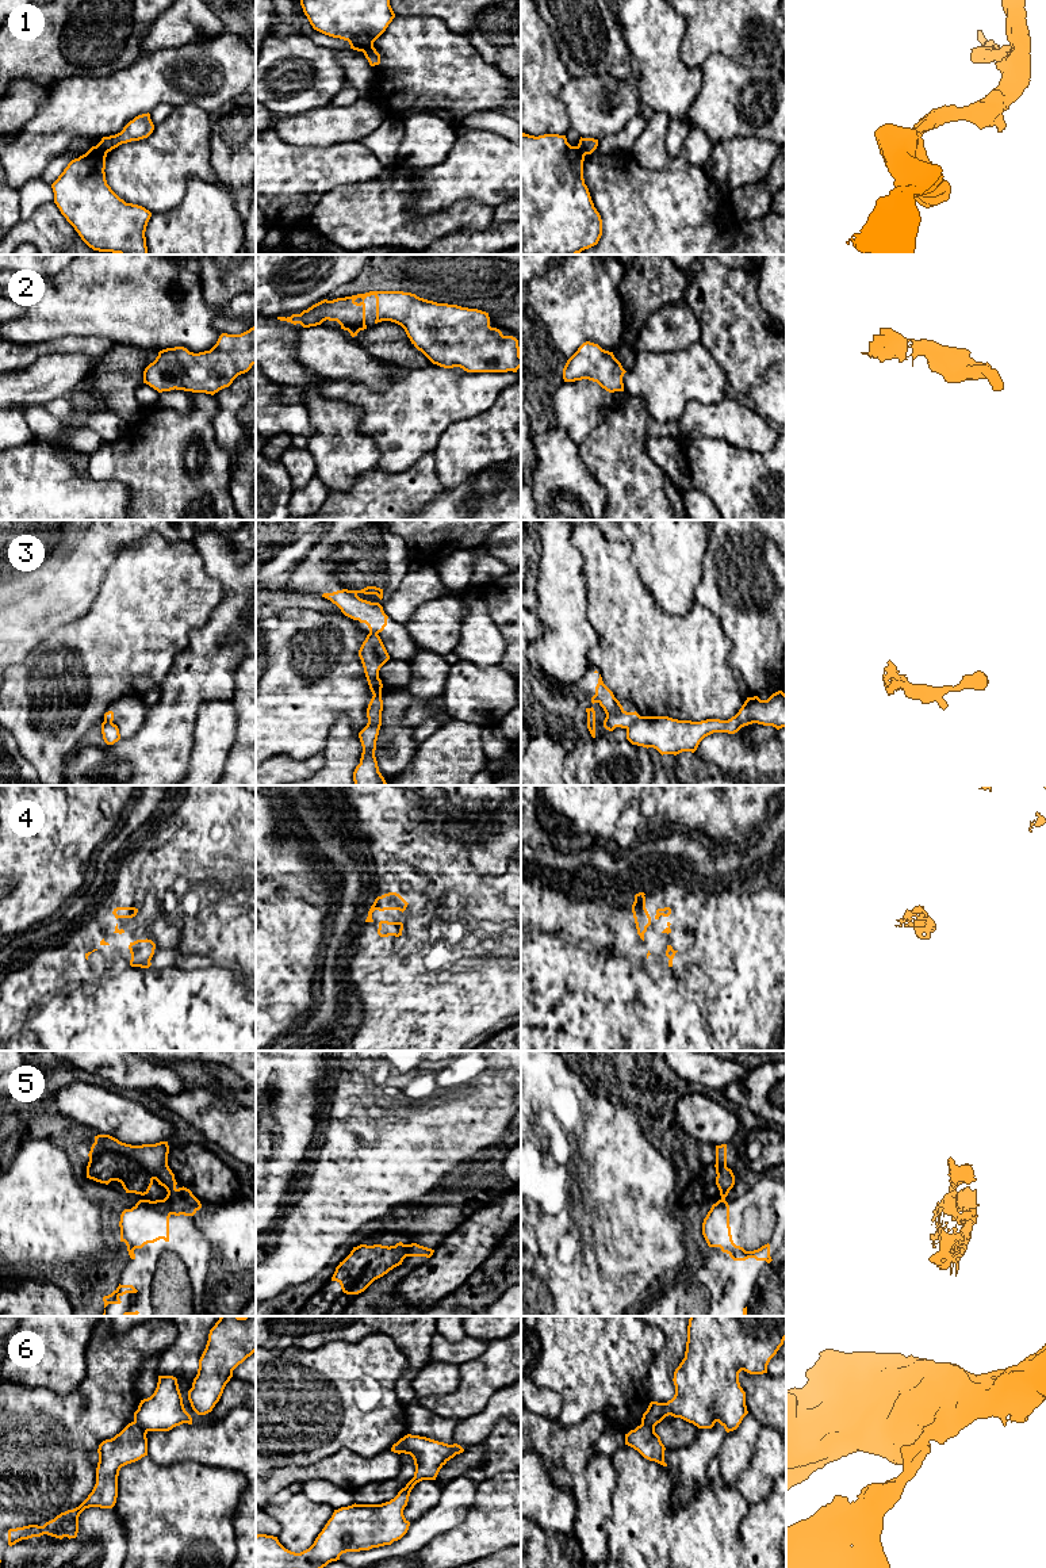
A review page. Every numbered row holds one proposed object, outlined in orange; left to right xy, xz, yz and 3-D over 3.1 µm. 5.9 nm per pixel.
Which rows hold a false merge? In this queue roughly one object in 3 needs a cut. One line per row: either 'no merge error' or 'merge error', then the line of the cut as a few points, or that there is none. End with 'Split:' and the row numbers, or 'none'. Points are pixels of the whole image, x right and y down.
1: merge error | xy (95, 146), (107, 152)
2: no merge error | no cut
3: merge error | yz (640, 716), (627, 729)
4: no merge error | no cut
5: merge error | xy (91, 1148), (130, 1157), (153, 1178)
6: merge error | xz (403, 1438), (401, 1452)
Split: 1, 3, 5, 6

